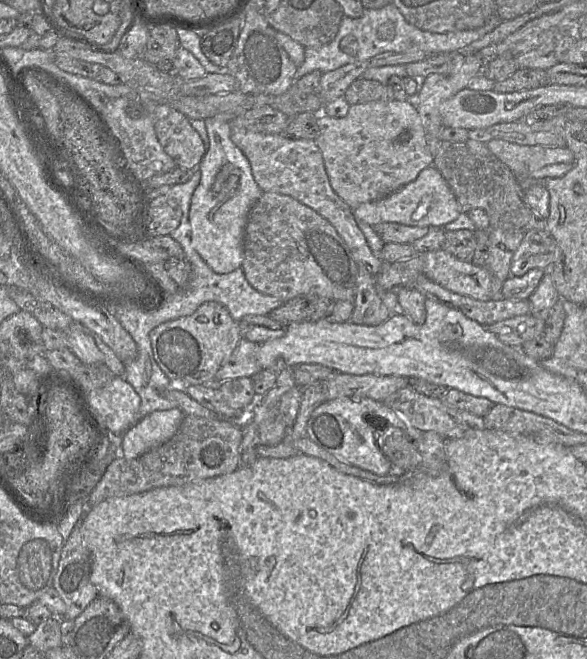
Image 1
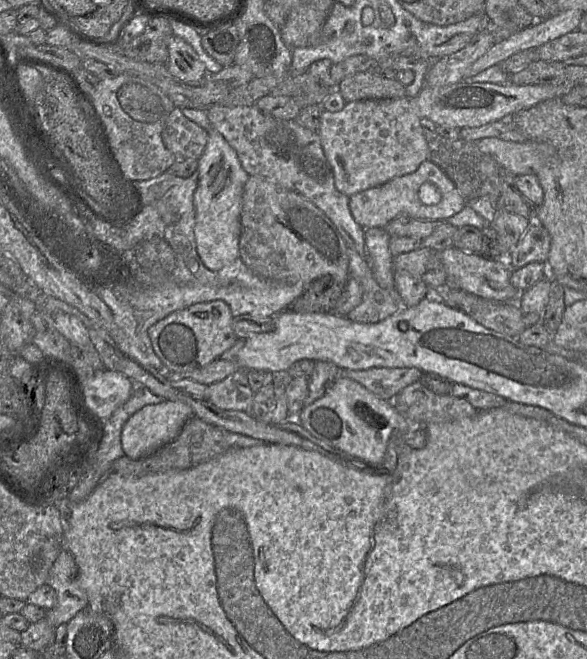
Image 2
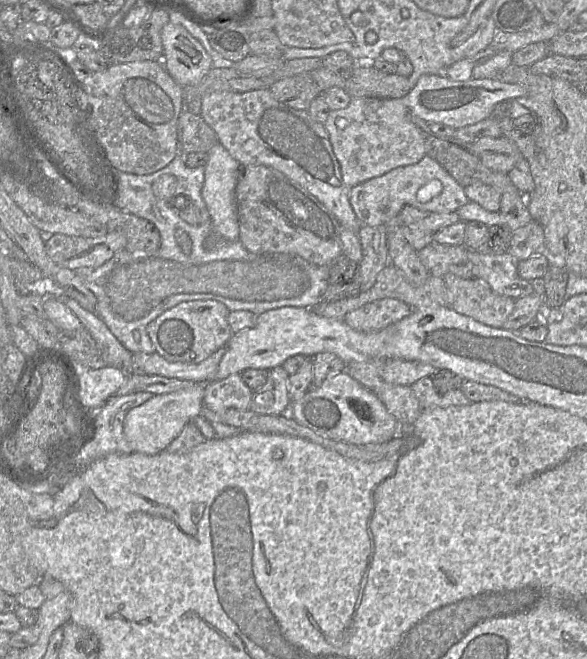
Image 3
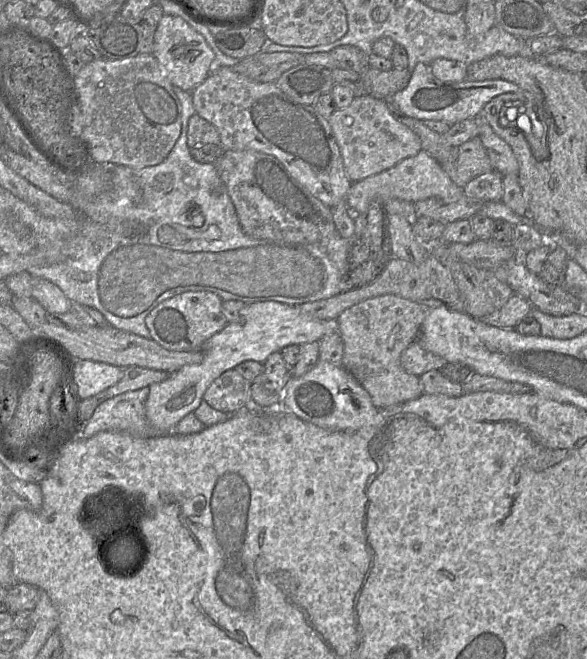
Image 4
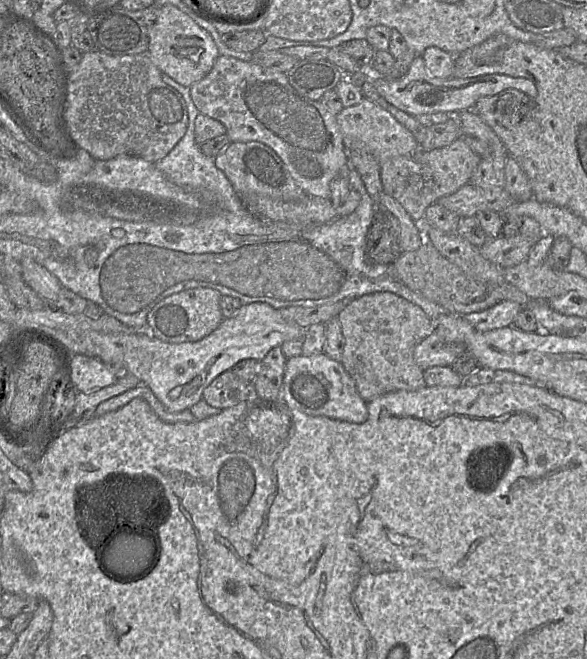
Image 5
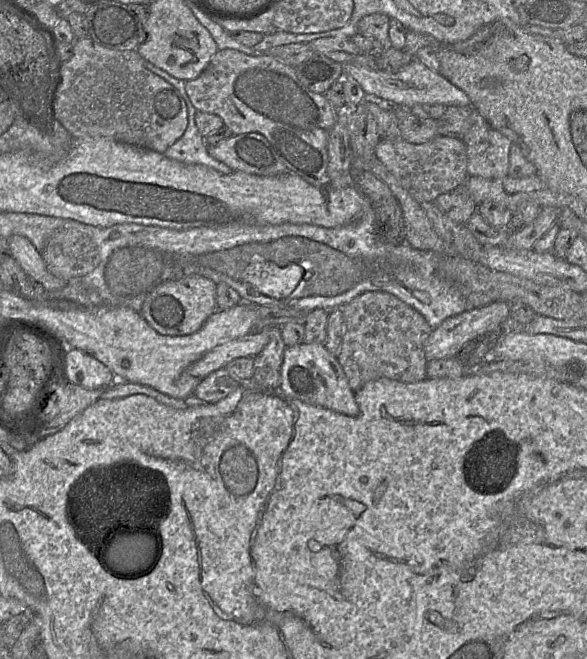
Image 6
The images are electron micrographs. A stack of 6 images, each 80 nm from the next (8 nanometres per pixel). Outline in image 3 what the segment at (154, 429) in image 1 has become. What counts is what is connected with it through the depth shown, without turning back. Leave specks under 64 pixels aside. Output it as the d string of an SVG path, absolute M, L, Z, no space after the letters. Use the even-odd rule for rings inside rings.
M195 383L188 389L167 394L157 394L138 407L131 409L123 423L123 431L133 447L133 452L155 455L180 434L184 426L200 415L204 405L205 383Z

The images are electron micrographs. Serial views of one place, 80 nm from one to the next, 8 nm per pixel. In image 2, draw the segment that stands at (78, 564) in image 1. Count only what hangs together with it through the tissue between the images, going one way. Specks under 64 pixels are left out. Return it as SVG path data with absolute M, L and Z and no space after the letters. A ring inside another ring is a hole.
M61 550L59 556L49 570L46 584L51 586L57 595L56 605L46 610L45 619L54 628L60 624L68 623L74 616L88 606L88 597L86 592L79 586L79 570L74 557L67 550Z

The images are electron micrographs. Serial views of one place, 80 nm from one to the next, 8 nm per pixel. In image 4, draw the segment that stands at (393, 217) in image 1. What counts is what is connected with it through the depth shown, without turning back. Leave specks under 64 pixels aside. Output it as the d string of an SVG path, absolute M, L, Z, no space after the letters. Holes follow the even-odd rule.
M422 149L415 156L405 158L395 166L377 175L368 177L356 183L352 183L350 190L347 194L345 203L348 209L355 215L355 214L367 214L369 206L371 202L373 202L374 200L380 200L383 203L385 203L392 199L398 199L398 200L405 200L408 202L412 202L415 204L419 201L436 198L445 203L452 203L452 202L457 202L464 195L465 195L464 188L457 186L448 176L448 174L443 170L441 165Z

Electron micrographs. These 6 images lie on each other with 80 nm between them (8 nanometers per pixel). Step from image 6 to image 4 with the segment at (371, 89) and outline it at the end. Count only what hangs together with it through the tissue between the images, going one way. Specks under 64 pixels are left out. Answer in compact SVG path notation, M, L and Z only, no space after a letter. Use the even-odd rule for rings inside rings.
M418 63L406 88L390 98L390 105L404 115L418 120L438 120L450 126L467 119L480 116L484 106L498 95L522 91L515 83L503 79L464 80L445 82L437 79L430 66Z

